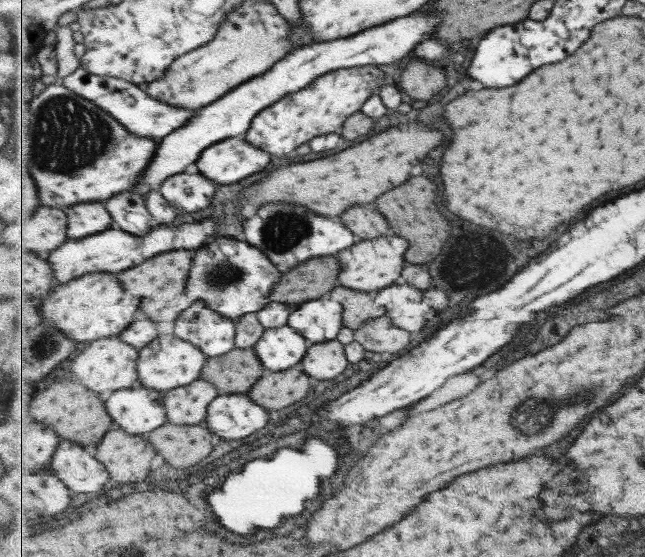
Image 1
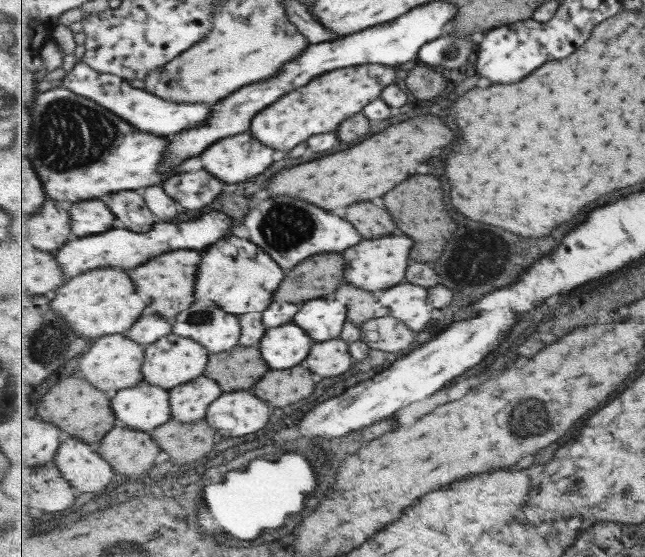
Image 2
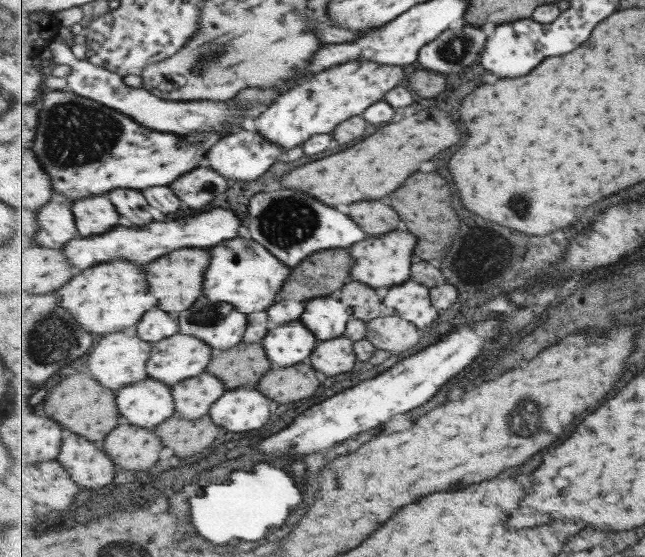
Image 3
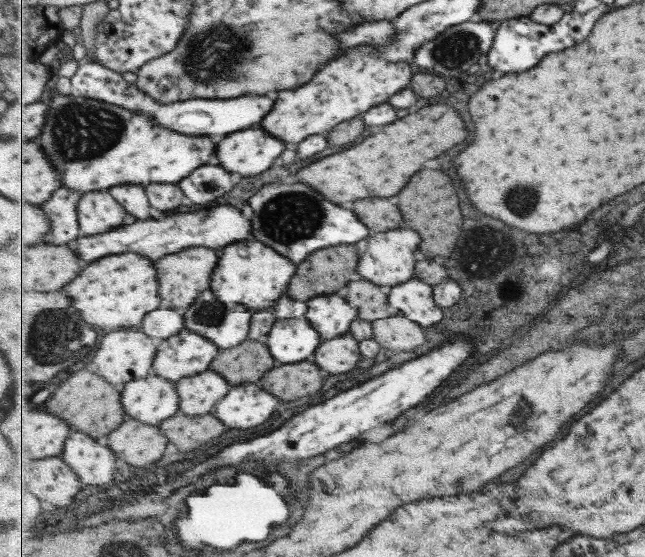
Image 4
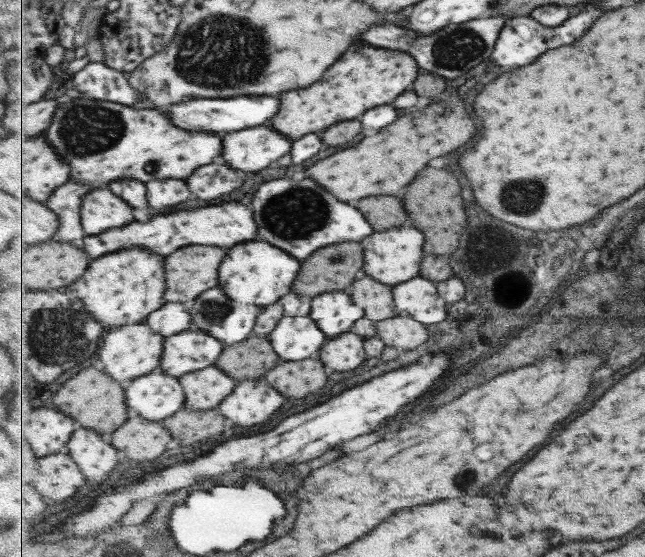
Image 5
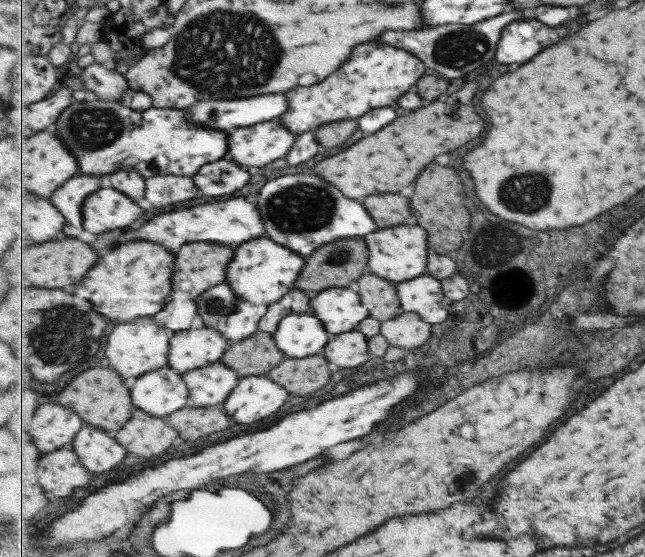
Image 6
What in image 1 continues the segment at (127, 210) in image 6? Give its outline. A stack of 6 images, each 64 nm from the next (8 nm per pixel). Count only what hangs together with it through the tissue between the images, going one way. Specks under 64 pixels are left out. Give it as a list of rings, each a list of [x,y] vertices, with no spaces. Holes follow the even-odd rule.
[[[101,202],[68,207],[68,235],[70,239],[85,238],[111,229],[114,218]]]

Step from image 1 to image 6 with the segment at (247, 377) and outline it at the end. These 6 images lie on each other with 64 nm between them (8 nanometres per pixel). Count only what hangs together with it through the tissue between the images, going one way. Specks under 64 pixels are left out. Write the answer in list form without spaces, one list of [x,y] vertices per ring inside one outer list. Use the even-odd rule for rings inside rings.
[[[258,331],[253,336],[231,346],[221,363],[239,372],[240,378],[255,375],[267,375],[288,357],[278,347],[273,332]]]

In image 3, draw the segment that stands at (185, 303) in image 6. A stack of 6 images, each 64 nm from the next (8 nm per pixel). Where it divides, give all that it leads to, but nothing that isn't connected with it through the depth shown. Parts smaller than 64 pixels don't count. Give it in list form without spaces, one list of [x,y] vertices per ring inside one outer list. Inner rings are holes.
[[[153,308],[143,315],[135,330],[139,338],[155,344],[179,333],[179,327],[178,315],[173,317],[166,310]]]

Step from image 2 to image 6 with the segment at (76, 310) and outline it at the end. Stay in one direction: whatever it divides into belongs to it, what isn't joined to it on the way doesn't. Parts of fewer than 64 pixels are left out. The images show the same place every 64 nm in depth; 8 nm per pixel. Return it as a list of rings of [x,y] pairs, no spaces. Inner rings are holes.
[[[131,242],[131,244],[121,244],[115,248],[115,252],[109,252],[103,256],[97,264],[94,264],[89,274],[81,281],[73,285],[73,296],[85,298],[93,303],[93,308],[109,319],[109,322],[133,322],[139,317],[154,316],[166,308],[171,291],[174,290],[174,262],[175,252],[167,250],[158,242]]]

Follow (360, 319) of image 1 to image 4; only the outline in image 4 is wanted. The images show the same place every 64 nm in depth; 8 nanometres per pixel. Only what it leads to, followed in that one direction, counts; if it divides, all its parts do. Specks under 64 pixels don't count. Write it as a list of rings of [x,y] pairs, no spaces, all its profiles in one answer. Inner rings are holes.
[[[360,277],[351,281],[347,288],[344,297],[358,307],[359,317],[362,319],[376,321],[391,317],[388,289]]]

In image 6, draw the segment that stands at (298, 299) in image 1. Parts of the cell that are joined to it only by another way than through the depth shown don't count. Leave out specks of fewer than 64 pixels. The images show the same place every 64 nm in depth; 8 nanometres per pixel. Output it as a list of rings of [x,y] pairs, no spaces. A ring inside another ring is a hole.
[[[365,237],[344,238],[337,242],[331,242],[318,248],[308,259],[301,276],[298,278],[297,288],[305,290],[314,295],[331,288],[345,288],[353,282],[358,281],[363,275],[371,274],[370,267],[370,247],[367,246]]]

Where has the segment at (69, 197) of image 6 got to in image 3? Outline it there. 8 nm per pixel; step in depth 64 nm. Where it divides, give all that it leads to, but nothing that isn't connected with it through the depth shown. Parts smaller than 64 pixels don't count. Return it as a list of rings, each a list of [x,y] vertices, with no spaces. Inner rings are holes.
[[[54,193],[54,197],[39,209],[39,232],[35,237],[35,244],[47,248],[63,249],[66,244],[79,238],[72,206],[74,198],[64,194]]]

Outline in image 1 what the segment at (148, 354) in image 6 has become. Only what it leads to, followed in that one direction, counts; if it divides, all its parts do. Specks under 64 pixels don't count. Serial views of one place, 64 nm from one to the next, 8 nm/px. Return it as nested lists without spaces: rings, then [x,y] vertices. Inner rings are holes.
[[[115,337],[101,338],[86,344],[79,357],[72,360],[70,376],[82,382],[89,391],[108,396],[119,390],[133,389],[139,384],[139,358],[141,349],[131,346],[125,339]]]

